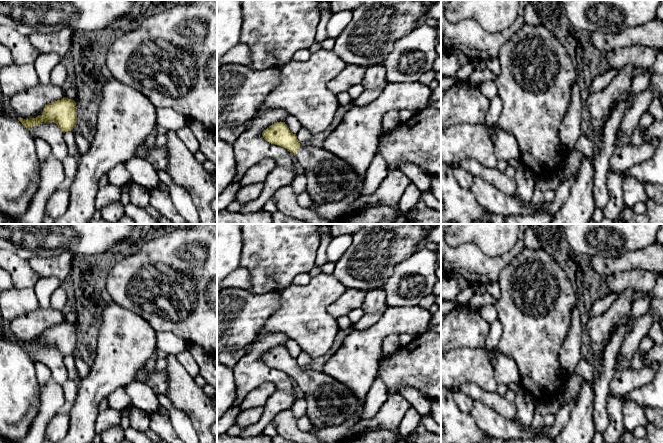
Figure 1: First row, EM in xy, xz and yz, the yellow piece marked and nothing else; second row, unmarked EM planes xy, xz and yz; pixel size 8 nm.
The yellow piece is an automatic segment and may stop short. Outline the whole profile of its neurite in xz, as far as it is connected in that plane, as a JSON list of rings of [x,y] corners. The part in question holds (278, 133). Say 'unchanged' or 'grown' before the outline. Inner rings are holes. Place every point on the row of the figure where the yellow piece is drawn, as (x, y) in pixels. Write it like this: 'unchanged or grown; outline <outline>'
grown; outline [[[277,122],[263,131],[263,138],[291,152],[307,177],[306,190],[316,204],[343,200],[351,193],[362,196],[364,176],[359,176],[343,159],[322,147],[300,146],[285,122]]]

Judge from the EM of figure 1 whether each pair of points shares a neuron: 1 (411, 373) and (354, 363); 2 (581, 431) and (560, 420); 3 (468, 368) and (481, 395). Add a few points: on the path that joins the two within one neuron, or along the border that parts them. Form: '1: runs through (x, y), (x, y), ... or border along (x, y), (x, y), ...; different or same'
1: border along (382, 354), (375, 378); different
2: border along (575, 401), (569, 420), (560, 432); different
3: border along (455, 389), (475, 383), (496, 391); different

